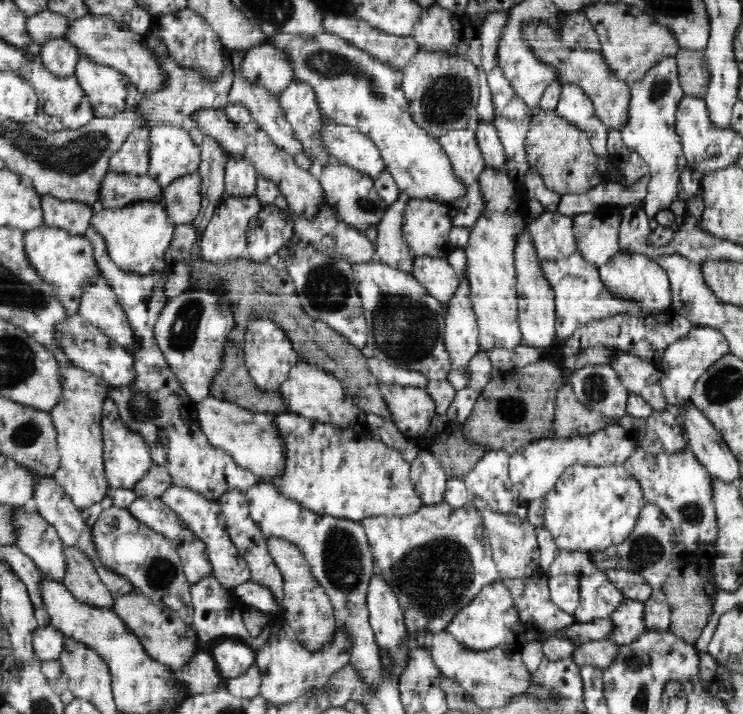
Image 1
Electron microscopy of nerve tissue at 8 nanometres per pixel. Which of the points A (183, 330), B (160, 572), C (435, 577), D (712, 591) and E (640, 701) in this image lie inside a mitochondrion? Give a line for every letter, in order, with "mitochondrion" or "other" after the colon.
A: mitochondrion
B: mitochondrion
C: mitochondrion
D: other
E: mitochondrion

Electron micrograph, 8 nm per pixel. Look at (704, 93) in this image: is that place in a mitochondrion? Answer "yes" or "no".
no

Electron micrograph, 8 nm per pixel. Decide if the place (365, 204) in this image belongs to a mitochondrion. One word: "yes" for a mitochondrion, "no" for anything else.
yes

